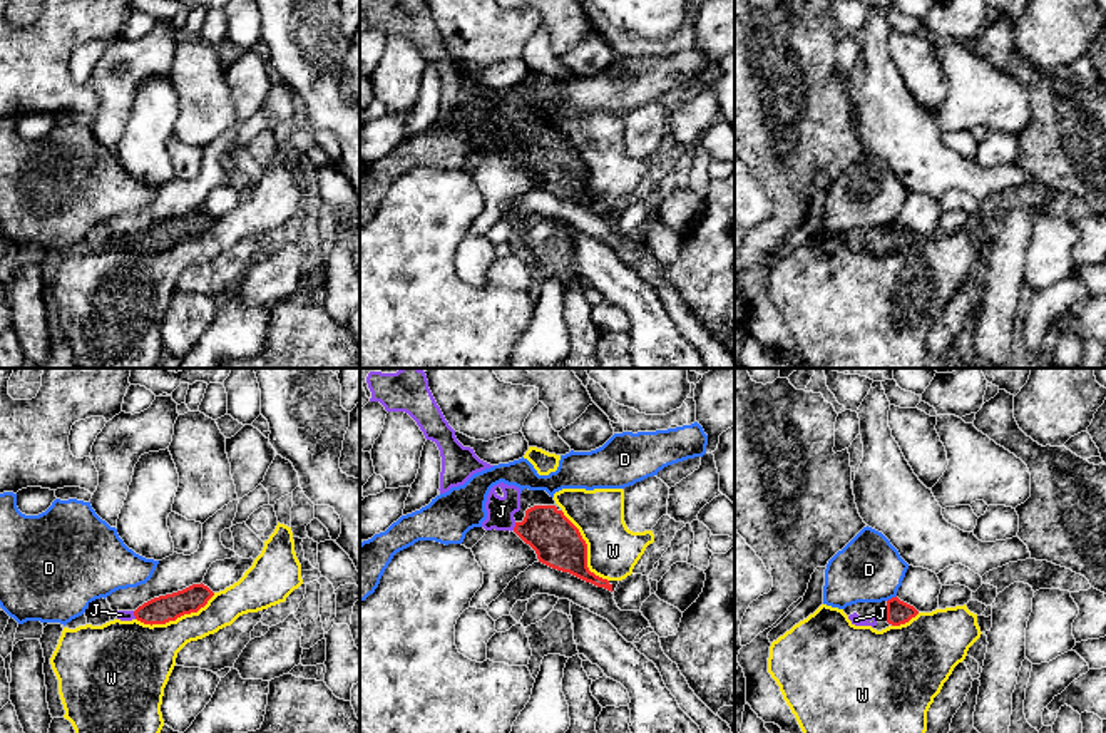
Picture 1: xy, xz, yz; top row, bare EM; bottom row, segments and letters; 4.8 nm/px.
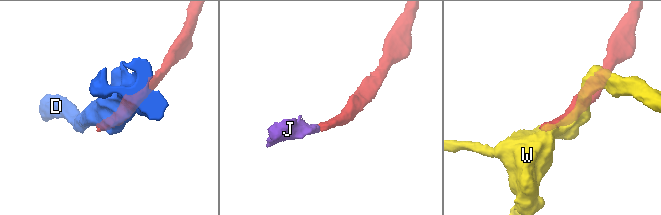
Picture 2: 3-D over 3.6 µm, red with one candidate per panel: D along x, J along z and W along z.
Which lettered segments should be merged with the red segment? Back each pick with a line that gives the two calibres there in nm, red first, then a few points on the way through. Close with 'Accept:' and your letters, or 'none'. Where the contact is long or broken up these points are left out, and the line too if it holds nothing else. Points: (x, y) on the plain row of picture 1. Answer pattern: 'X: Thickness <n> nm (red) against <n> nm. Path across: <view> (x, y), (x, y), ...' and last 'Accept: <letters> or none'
J: Thickness 240 nm (red) against 130 nm. Path across: xz (558, 168), (544, 154), (516, 151), (501, 136)
Accept: J

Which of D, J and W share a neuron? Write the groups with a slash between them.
D / J / W

